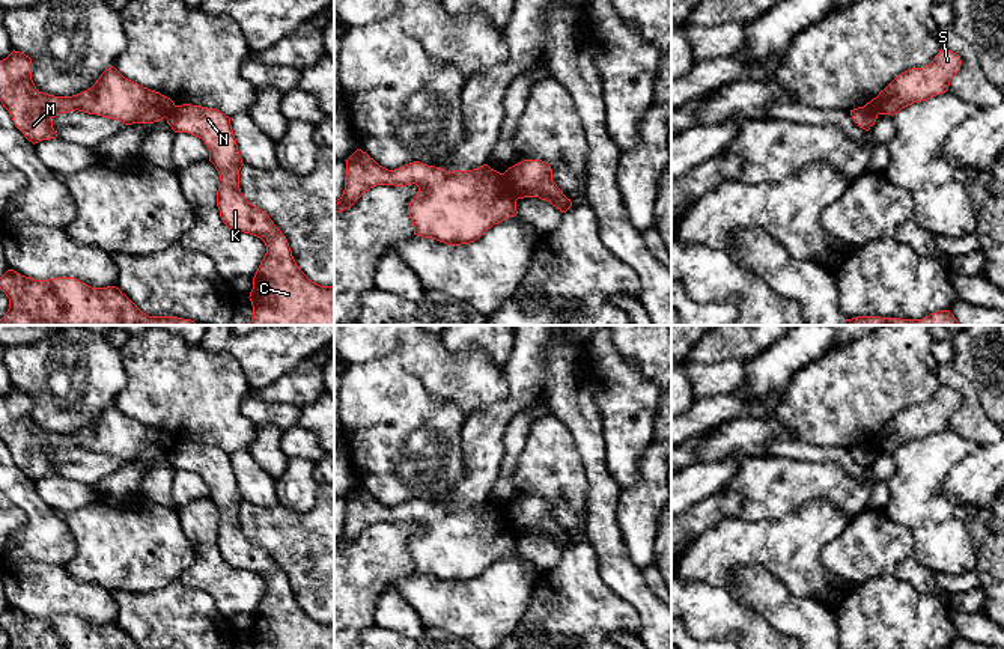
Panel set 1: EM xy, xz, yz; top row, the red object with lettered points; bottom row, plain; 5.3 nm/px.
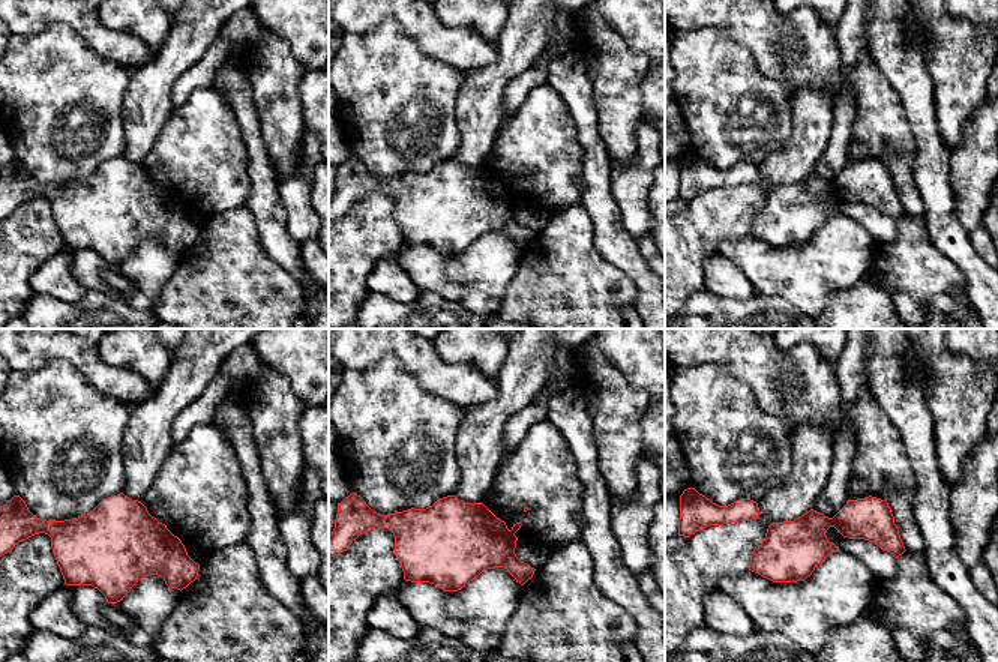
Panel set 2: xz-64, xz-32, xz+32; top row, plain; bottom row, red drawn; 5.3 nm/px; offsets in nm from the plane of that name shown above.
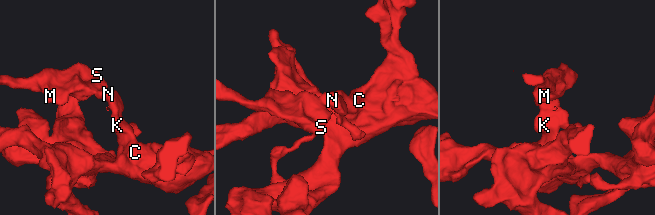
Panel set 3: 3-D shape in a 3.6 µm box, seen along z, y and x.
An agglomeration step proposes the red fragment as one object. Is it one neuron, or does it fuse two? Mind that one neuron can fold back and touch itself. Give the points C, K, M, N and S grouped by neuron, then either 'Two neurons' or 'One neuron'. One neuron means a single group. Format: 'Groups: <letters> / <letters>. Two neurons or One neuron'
Groups: C K N / M S. Two neurons

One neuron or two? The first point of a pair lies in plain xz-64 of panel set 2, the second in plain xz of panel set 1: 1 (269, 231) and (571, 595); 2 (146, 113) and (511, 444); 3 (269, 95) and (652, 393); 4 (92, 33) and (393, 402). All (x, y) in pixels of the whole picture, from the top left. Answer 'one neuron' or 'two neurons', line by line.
1: two neurons
2: two neurons
3: one neuron
4: two neurons

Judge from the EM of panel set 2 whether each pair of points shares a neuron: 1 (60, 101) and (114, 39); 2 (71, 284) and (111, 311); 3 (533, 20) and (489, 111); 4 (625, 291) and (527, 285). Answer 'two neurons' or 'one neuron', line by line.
1: two neurons
2: two neurons
3: one neuron
4: one neuron

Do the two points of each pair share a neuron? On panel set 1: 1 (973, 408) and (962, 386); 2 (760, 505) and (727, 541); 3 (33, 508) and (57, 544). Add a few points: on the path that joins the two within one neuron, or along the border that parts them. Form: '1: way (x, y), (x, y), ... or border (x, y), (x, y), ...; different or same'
1: way (970, 402), (967, 392); same
2: border (739, 515), (748, 520), (783, 518); different
3: way (41, 517), (48, 535); same

